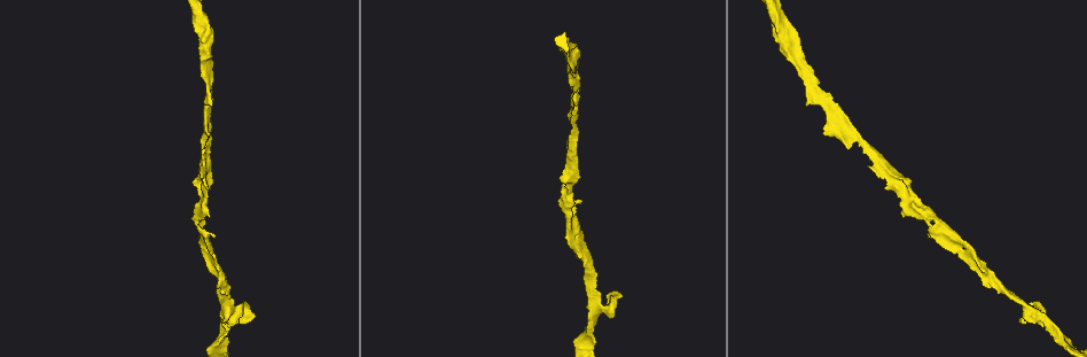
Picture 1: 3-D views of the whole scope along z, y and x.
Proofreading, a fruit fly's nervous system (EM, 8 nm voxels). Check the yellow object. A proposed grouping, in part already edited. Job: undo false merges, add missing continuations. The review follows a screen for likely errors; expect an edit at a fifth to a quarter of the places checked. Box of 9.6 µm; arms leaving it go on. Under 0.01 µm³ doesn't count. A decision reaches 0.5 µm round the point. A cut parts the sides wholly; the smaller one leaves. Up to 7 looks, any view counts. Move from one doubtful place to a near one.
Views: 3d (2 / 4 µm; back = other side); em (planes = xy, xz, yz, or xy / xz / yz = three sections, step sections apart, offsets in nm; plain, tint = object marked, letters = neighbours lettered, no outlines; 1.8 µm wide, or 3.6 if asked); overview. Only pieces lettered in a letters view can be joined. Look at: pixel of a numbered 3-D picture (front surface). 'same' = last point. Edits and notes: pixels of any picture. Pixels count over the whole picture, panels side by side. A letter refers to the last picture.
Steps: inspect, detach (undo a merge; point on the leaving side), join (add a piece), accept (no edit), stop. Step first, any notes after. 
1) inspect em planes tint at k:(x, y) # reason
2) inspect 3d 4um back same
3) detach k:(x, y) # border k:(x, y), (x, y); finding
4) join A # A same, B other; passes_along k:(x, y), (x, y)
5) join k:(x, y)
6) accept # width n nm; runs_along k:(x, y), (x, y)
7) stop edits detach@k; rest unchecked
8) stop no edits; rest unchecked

inspect em 3.6um xz step 8 tint at 1:(1069, 349)

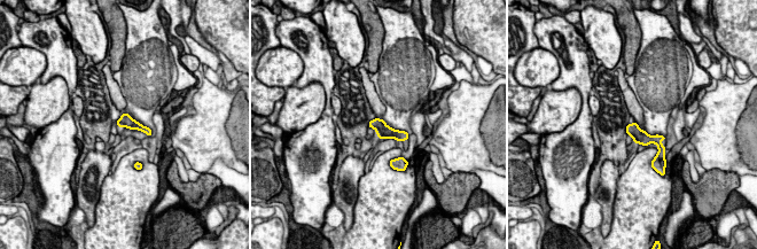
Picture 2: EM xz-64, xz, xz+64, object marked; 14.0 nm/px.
inspect em 3.6um planes letters same

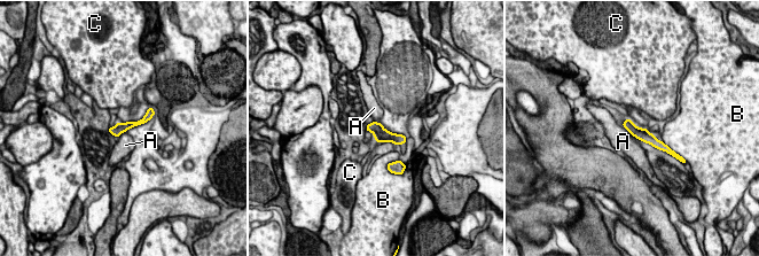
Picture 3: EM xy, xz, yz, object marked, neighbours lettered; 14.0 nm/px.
accept # longest_contact A 360 nm; A other, B other, C other; border 3:(623, 125), (641, 141); all the same neuron

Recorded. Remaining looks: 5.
inspect 3d 4um at 1:(930, 234) # an open end

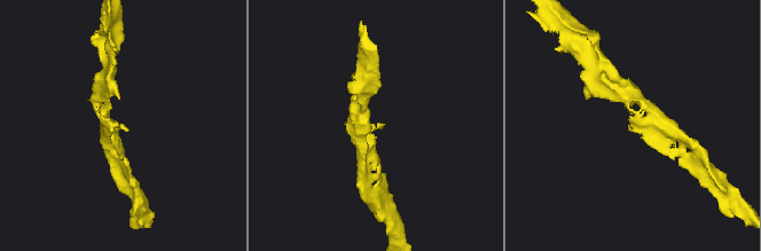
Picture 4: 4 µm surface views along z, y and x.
inspect em yz step 8 letters at 4:(126, 128)

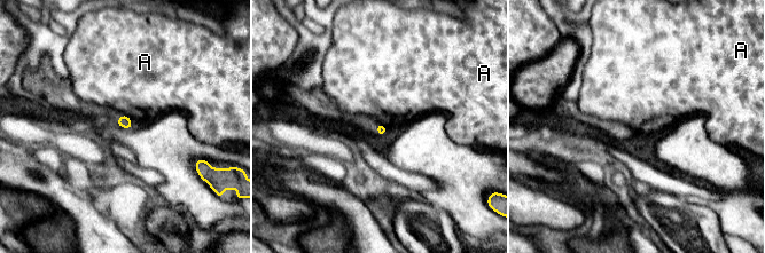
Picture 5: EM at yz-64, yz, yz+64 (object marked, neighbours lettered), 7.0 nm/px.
inspect em planes letters same

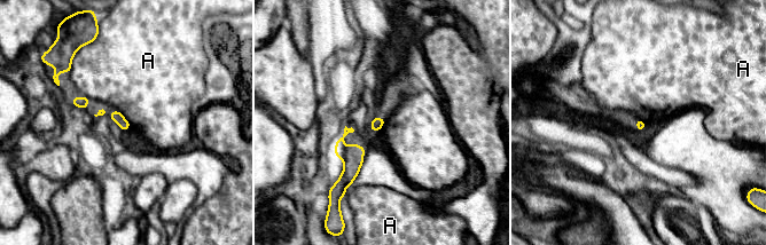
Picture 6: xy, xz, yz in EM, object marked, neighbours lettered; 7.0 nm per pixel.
accept # A other; none of them fits

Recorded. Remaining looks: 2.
inspect em 3.6um planes letters at 1:(616, 291) # an open end

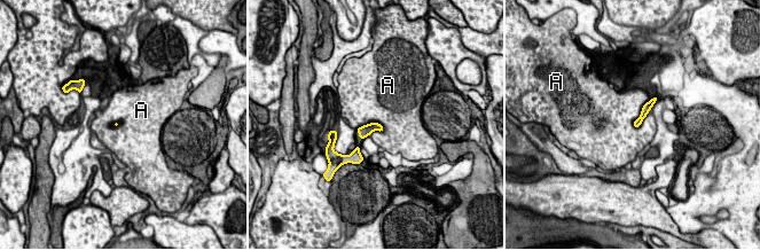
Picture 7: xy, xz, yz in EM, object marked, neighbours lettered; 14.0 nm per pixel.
accept # A other; border 7:(651, 99), (634, 122), (635, 127); none of them fits

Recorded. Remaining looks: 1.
stop no edits; rest unchecked

